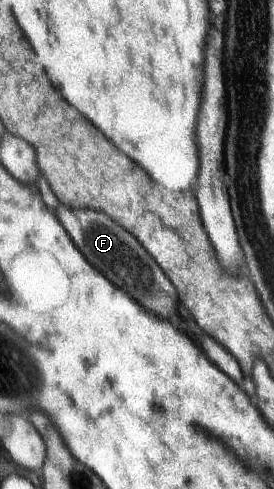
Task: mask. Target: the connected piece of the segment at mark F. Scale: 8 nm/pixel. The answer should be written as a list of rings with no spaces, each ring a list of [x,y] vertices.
[[[60,205],[56,208],[55,215],[72,239],[74,246],[90,264],[94,264],[104,276],[108,276],[112,284],[132,294],[132,298],[140,306],[146,306],[148,312],[158,314],[162,318],[170,318],[179,296],[176,296],[174,286],[164,276],[160,266],[154,262],[152,256],[142,248],[142,244],[130,232],[126,232],[118,222],[108,218],[106,214],[88,210],[88,208],[73,209]]]

